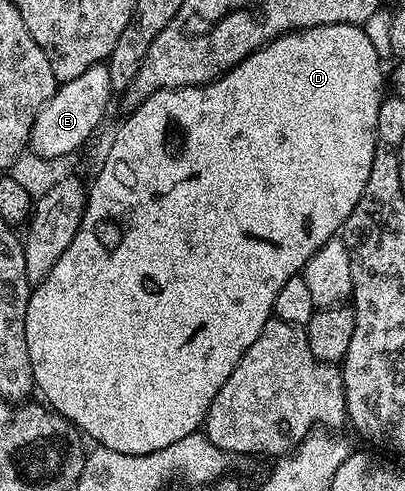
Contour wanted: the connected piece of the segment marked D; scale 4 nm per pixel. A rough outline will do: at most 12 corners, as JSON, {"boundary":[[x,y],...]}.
{"boundary":[[357,24],[126,113],[32,287],[38,395],[204,427],[369,182]]}

